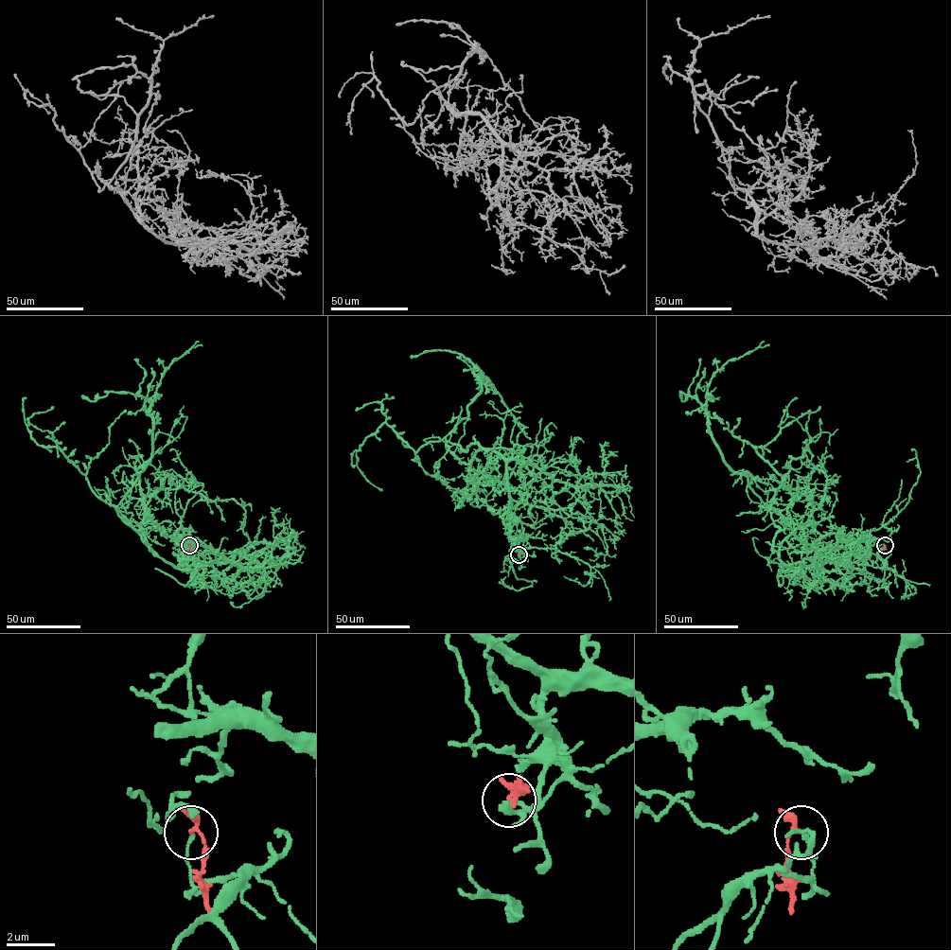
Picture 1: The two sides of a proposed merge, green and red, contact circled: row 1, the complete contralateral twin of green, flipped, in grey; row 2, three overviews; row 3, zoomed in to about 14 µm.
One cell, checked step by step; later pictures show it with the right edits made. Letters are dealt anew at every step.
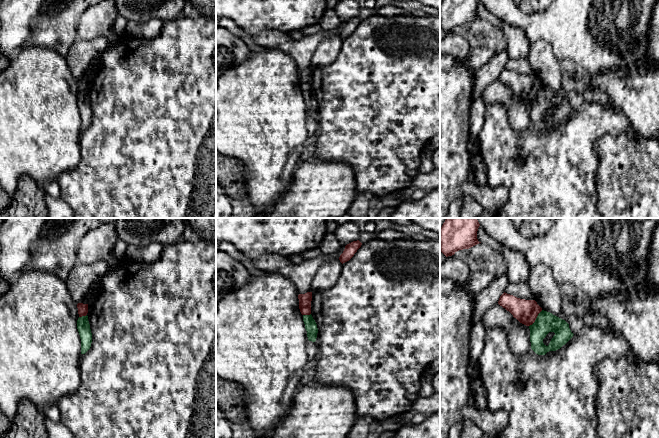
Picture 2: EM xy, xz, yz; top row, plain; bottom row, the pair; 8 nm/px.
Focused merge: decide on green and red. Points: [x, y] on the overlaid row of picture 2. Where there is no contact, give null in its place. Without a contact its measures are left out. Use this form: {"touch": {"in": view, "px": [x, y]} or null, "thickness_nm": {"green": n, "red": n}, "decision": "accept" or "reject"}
{"touch": {"in": "yz", "px": [536, 318]}, "thickness_nm": {"green": 170, "red": 190}, "decision": "reject"}

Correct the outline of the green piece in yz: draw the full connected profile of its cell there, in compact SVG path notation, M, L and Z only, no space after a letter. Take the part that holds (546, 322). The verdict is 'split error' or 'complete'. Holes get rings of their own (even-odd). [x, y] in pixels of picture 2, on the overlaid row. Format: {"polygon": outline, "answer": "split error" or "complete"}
{"polygon": "M544 310L538 314L535 322L529 326L529 329L531 349L538 355L545 355L549 351L560 349L574 335L565 320ZM549 332L554 332L555 335L549 345L546 346L543 343L543 339Z", "answer": "complete"}

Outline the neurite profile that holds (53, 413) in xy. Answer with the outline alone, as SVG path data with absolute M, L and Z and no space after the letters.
M56 404L48 407L44 412L44 415L53 422L61 422L60 410Z

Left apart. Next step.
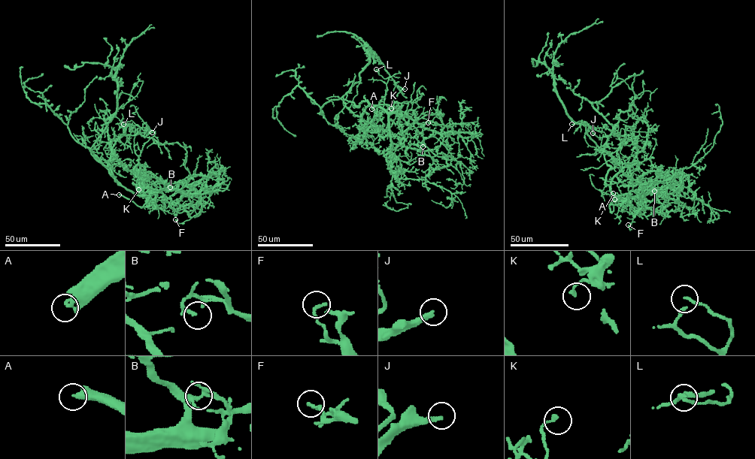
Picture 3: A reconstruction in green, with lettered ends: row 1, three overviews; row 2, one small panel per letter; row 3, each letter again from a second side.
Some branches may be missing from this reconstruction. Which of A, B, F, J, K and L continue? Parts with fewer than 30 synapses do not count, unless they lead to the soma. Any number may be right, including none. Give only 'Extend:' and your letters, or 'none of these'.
Extend: A, J

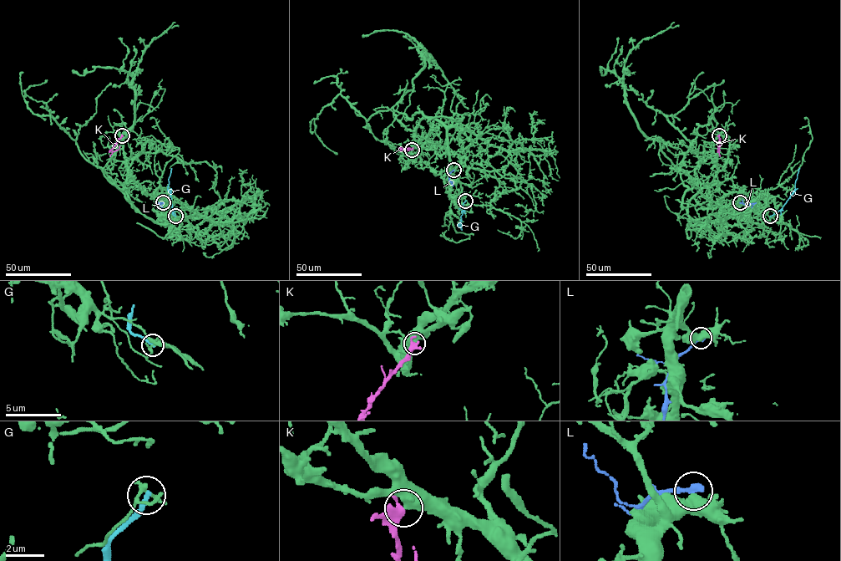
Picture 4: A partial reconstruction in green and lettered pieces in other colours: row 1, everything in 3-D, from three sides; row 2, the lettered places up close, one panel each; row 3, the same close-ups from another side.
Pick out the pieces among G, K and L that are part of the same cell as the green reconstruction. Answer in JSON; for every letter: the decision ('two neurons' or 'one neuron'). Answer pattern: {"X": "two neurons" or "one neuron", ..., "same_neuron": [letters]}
{"G": "two neurons", "K": "one neuron", "L": "two neurons", "same_neuron": ["K"]}

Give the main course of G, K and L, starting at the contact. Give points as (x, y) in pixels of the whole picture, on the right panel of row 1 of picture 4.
G: (770, 216), (782, 208), (795, 189), (799, 168)
K: (719, 135), (719, 151), (717, 146)
L: (740, 202), (753, 203), (752, 207)

